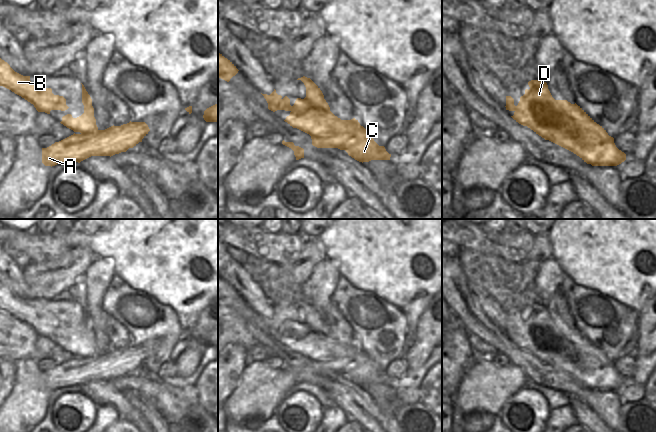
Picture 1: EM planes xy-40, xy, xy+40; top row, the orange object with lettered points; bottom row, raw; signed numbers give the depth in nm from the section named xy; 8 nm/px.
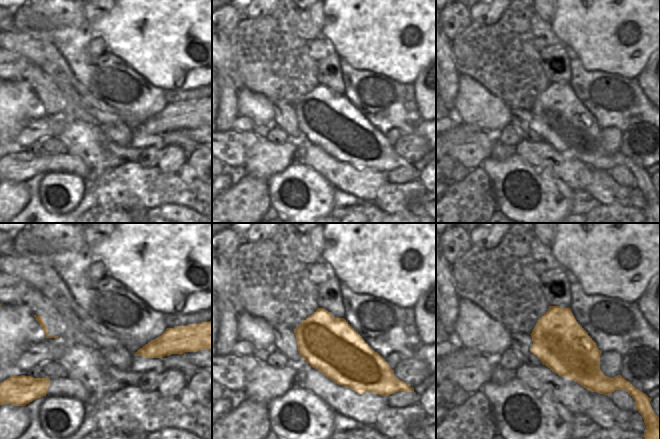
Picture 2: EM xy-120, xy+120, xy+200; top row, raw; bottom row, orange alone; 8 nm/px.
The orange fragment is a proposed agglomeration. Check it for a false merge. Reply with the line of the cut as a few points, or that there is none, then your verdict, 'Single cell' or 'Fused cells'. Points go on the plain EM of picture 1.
Split along xy (311, 359), (352, 358), (356, 366). Fused cells.

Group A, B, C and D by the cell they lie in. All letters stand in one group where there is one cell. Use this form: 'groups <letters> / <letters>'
groups A / B C D

